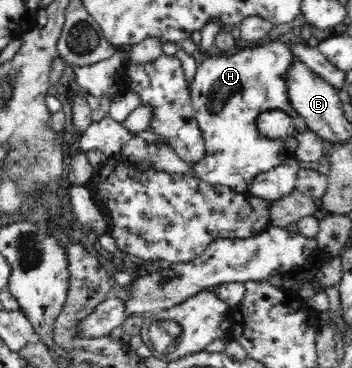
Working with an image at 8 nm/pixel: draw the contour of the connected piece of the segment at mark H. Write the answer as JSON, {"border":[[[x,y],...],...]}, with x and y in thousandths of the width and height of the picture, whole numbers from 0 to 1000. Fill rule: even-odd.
{"border":[[[770,109],[722,128],[673,128],[662,141],[568,149],[557,193],[540,223],[540,266],[565,353],[577,361],[582,418],[565,440],[540,443],[537,478],[574,489],[591,503],[642,503],[676,527],[705,527],[722,481],[778,462],[784,451],[838,432],[847,378],[875,351],[869,332],[827,293],[807,201],[830,168],[827,128],[813,109]],[[767,299],[821,307],[844,367],[807,378],[767,378],[733,356],[733,315]]]}

